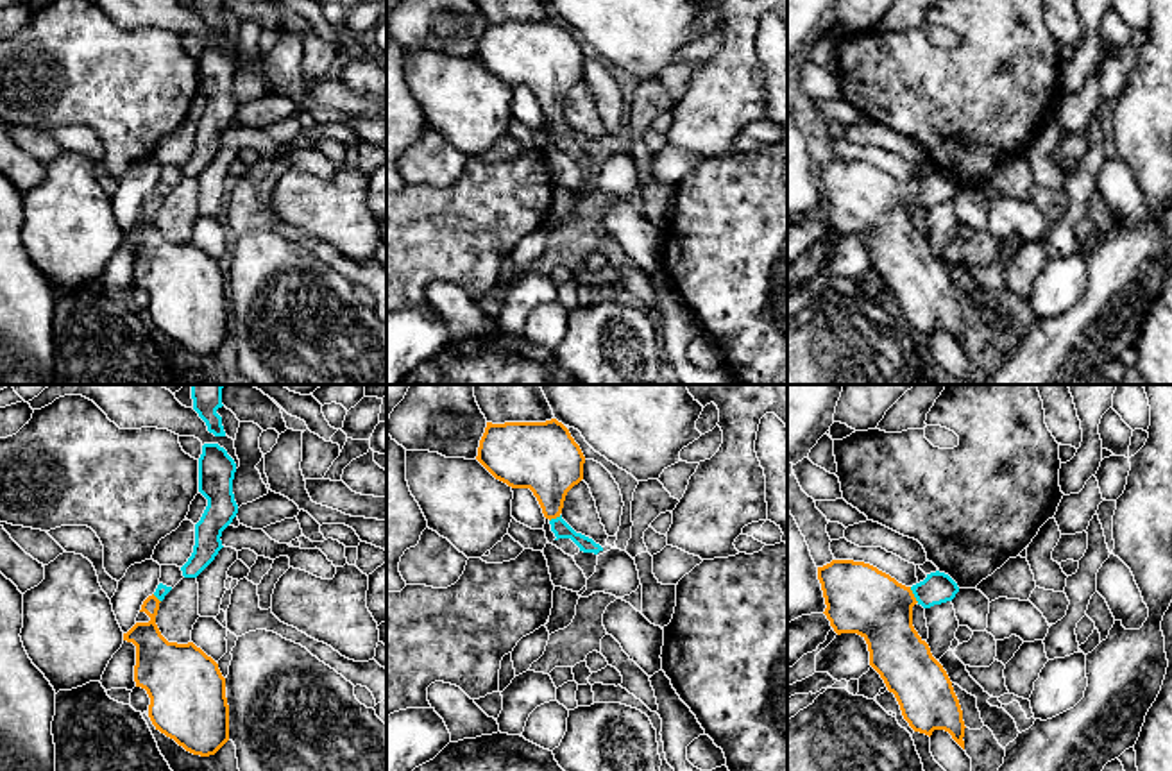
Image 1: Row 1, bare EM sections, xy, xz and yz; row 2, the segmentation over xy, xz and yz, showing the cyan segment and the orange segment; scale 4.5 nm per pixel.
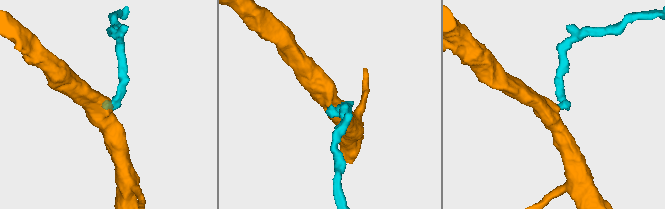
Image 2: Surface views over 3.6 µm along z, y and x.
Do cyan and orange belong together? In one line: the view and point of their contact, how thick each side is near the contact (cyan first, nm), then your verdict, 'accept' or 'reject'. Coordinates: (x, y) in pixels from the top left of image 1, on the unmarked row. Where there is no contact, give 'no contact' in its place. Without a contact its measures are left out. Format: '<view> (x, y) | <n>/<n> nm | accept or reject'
yz (913, 192) | 140/320 nm | accept

